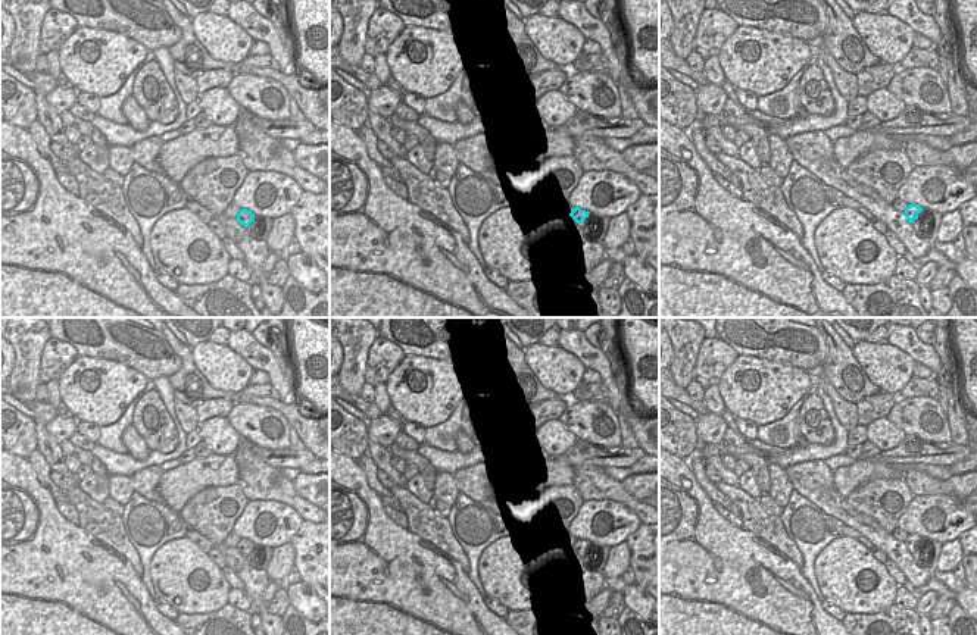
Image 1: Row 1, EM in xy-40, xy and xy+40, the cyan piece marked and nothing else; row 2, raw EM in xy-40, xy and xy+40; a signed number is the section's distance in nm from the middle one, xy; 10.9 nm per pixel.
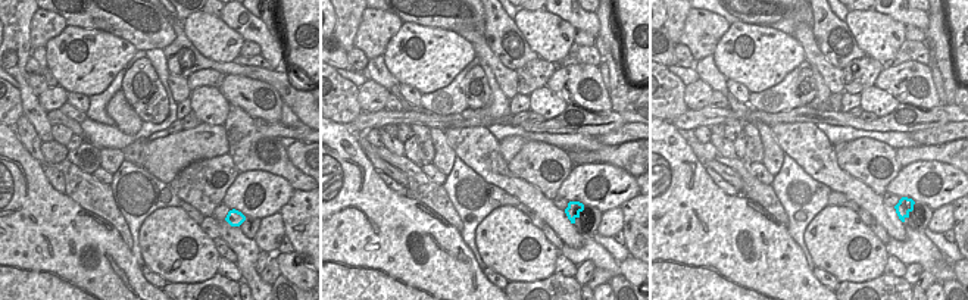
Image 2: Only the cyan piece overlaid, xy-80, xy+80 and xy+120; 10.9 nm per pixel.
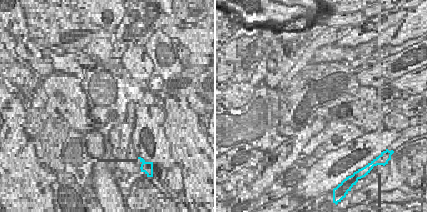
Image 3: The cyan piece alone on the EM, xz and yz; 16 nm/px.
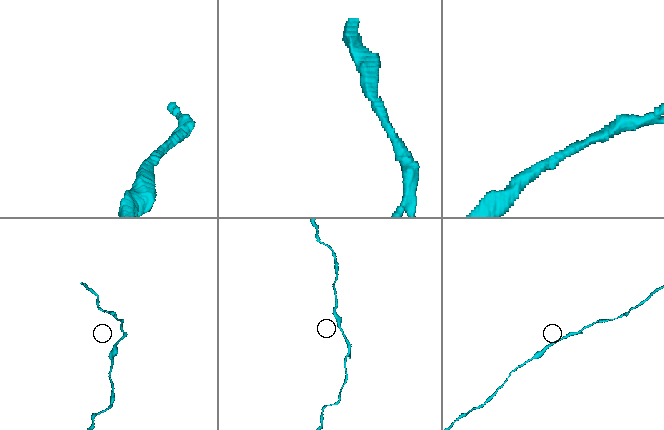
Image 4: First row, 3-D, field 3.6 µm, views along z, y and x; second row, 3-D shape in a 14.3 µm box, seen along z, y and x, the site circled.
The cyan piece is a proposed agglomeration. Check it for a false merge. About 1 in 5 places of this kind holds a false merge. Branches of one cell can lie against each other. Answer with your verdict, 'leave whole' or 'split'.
leave whole

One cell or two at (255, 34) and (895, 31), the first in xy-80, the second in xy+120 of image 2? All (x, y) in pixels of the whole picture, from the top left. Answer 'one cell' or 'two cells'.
two cells

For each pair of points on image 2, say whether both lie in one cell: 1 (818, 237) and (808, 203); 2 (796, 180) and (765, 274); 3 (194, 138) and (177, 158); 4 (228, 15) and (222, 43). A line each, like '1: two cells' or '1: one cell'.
1: two cells
2: two cells
3: one cell
4: two cells

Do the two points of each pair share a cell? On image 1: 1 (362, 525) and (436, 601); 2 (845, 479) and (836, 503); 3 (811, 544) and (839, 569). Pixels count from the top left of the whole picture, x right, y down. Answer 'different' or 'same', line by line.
1: same
2: different
3: different

